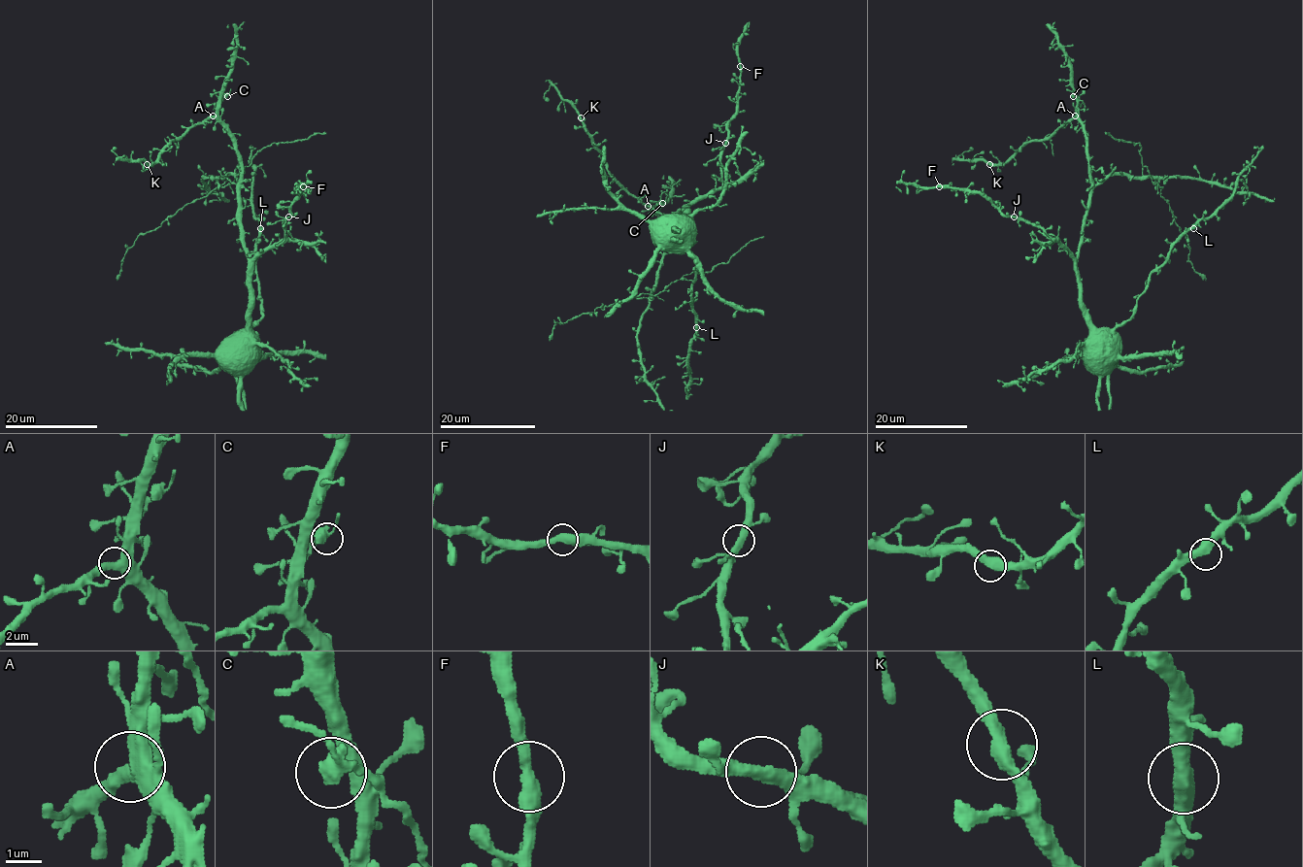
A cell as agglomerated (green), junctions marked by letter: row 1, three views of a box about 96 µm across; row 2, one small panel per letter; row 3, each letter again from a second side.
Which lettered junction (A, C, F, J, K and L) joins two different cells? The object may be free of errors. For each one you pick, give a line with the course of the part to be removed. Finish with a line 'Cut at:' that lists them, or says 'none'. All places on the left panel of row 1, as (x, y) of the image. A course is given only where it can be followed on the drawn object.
Cut at: none

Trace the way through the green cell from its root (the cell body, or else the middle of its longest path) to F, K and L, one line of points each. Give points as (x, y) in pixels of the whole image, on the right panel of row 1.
F: (1088, 350), (1086, 308), (1081, 296), (1076, 260), (1040, 228), (1004, 216), (979, 193), (940, 186)
K: (1088, 350), (1077, 270), (1091, 188), (1086, 132), (1073, 118), (1045, 138), (1026, 142), (1004, 162), (989, 164)
L: (1088, 350), (1104, 334), (1121, 326), (1130, 317), (1148, 277), (1164, 262), (1170, 249), (1193, 228)

